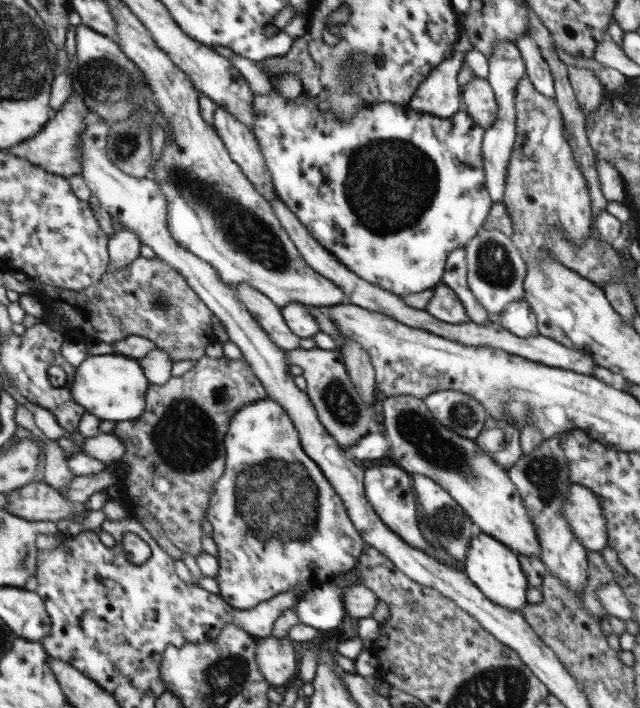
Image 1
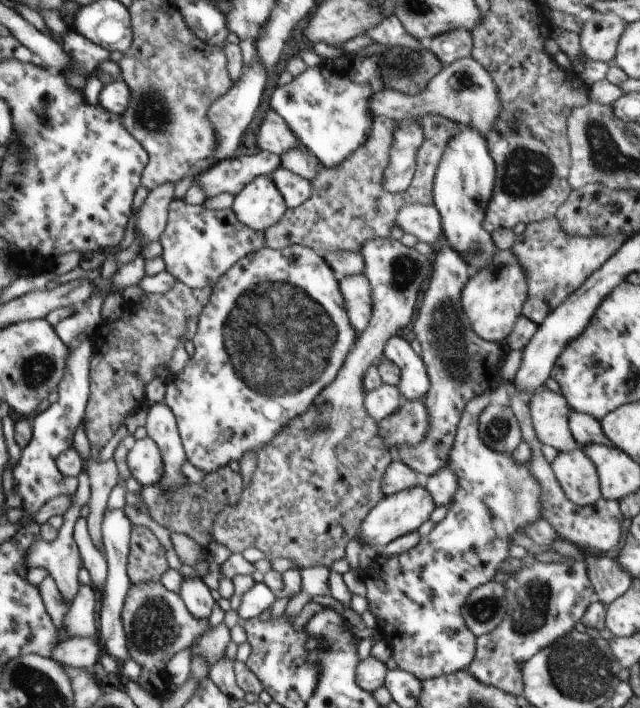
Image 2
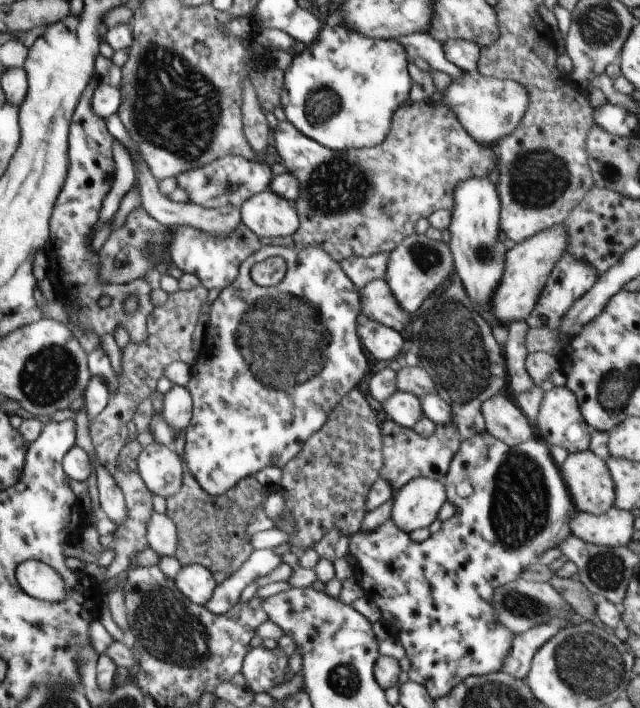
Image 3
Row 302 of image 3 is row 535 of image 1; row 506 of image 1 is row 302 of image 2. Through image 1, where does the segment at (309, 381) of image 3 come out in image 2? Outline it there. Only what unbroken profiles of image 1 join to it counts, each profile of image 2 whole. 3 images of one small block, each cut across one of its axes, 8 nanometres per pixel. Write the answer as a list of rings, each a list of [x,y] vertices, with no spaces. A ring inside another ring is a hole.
[[[290,245],[285,249],[278,250],[264,246],[260,250],[241,258],[226,274],[218,279],[216,284],[212,285],[212,289],[208,304],[199,314],[198,329],[192,339],[195,352],[177,375],[172,375],[166,379],[166,394],[163,400],[175,414],[187,459],[196,468],[207,473],[225,467],[232,460],[240,462],[246,452],[250,452],[250,450],[256,452],[256,450],[266,446],[291,420],[304,414],[304,411],[312,404],[314,398],[320,394],[320,391],[324,390],[331,382],[334,382],[357,339],[355,328],[351,325],[347,315],[339,281],[326,259],[313,248]]]

